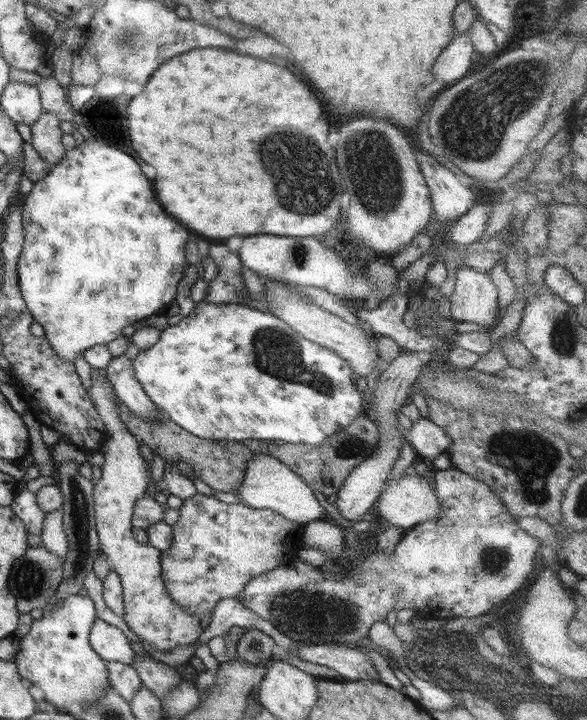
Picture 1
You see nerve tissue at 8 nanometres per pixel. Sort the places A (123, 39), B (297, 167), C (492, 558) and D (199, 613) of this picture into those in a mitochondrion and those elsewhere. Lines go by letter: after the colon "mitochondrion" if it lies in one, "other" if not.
A: mitochondrion
B: mitochondrion
C: mitochondrion
D: other

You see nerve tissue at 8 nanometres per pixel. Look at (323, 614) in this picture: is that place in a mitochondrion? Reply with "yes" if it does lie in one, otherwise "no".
yes

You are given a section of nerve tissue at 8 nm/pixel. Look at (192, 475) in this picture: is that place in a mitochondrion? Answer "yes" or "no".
no

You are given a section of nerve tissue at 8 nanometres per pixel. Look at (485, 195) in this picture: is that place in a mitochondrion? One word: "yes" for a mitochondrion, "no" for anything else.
no

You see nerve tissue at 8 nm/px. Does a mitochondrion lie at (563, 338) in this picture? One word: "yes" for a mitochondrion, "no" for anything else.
yes

